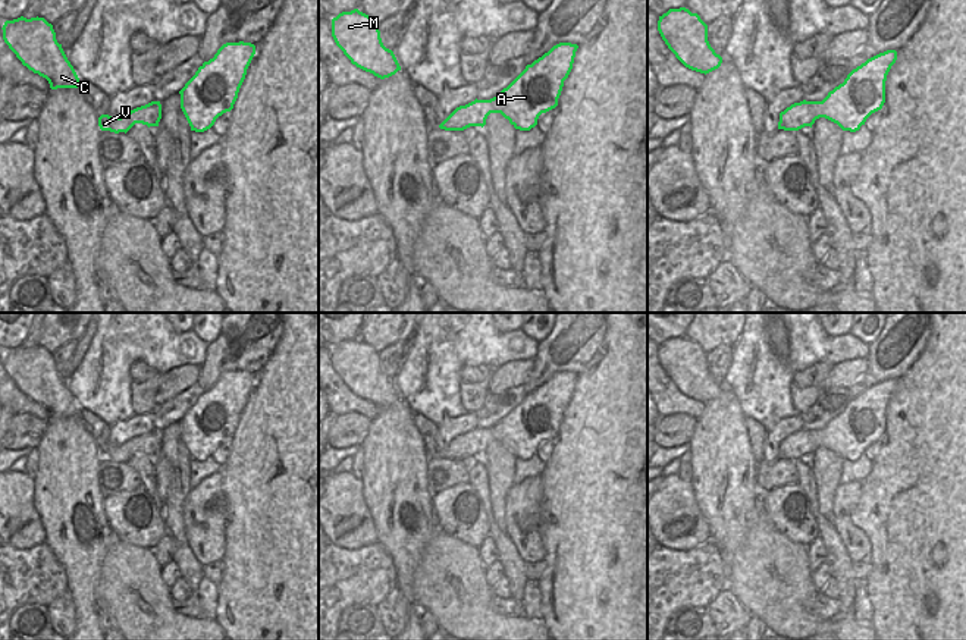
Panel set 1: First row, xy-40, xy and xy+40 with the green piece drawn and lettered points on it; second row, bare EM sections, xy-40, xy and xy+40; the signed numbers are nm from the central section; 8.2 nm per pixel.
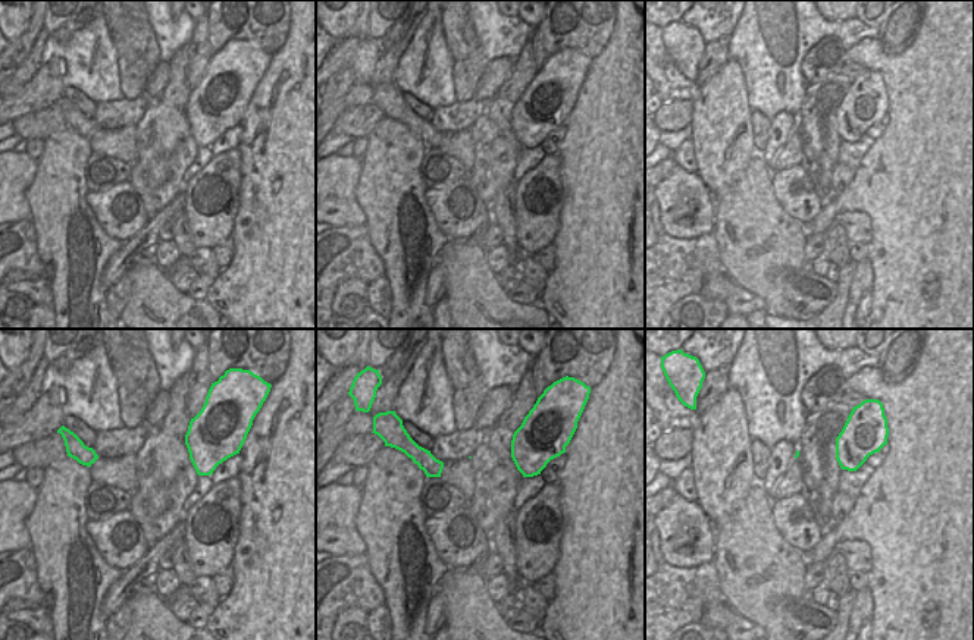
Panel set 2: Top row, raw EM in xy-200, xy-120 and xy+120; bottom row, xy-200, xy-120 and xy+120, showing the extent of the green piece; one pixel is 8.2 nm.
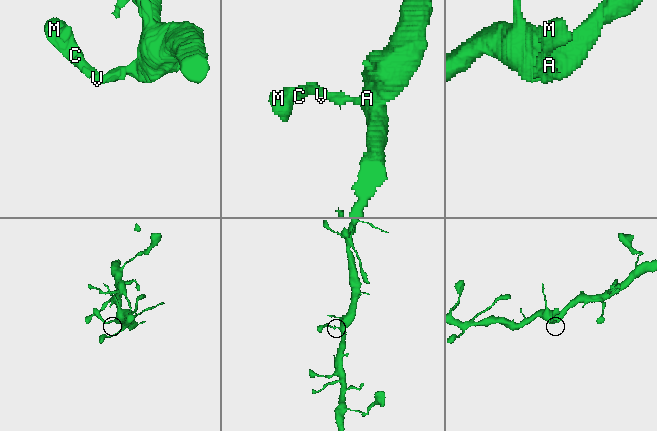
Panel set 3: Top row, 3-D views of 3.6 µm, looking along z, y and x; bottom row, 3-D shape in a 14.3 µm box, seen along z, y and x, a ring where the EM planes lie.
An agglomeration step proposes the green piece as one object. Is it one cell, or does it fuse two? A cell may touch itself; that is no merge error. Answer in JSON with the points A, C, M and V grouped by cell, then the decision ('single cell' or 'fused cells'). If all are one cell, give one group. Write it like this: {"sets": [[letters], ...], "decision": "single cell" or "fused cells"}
{"sets": [["A", "C", "M", "V"]], "decision": "single cell"}

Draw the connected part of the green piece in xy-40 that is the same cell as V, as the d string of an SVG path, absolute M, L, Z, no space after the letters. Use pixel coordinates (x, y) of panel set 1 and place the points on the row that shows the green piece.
M151 101L145 106L137 107L120 117L112 117L109 114L101 114L98 117L98 126L101 131L110 131L115 134L128 132L135 123L142 123L150 126L159 126L161 119L161 104L160 101Z

